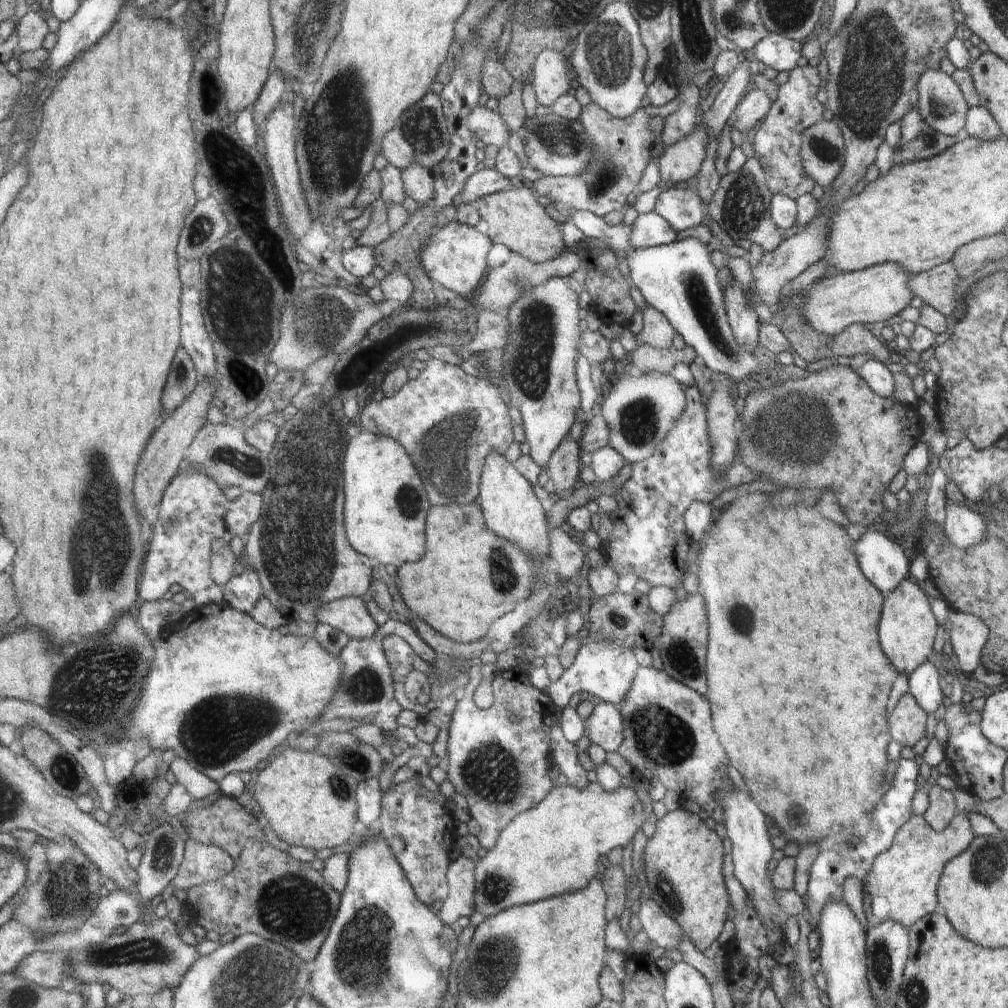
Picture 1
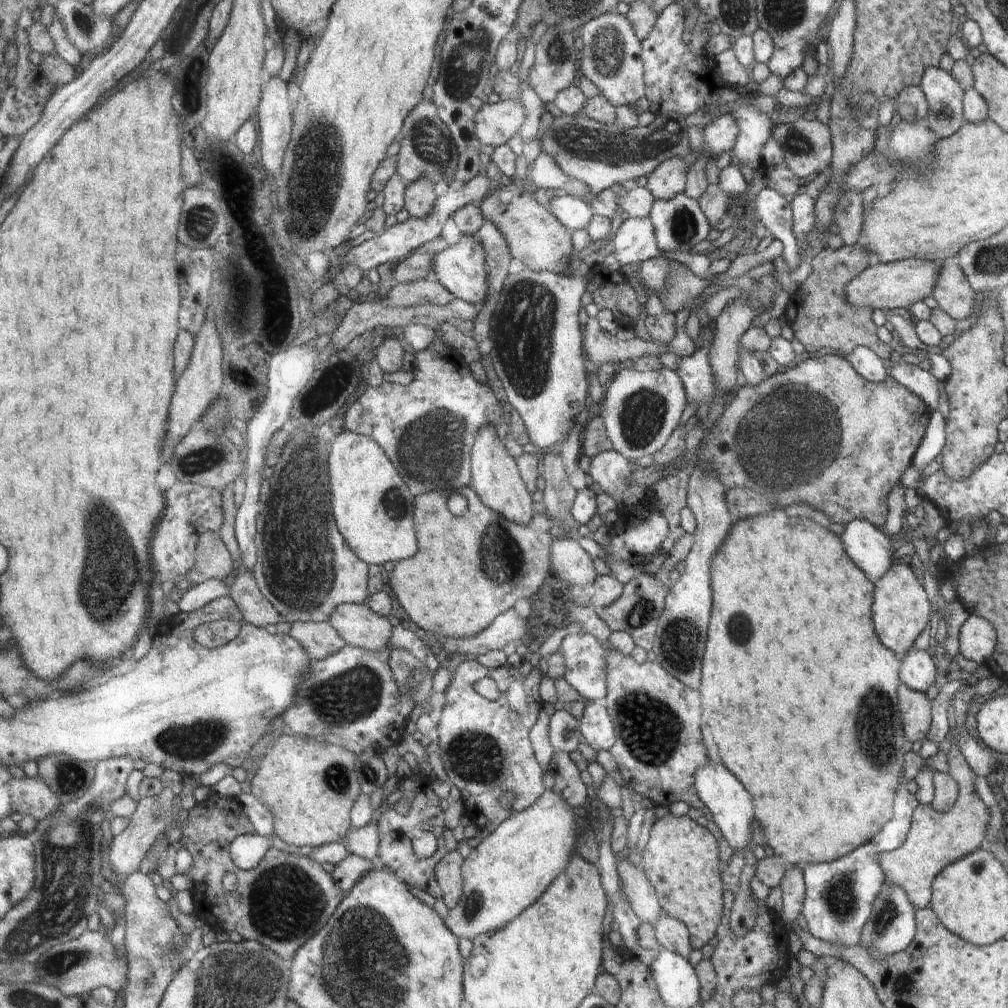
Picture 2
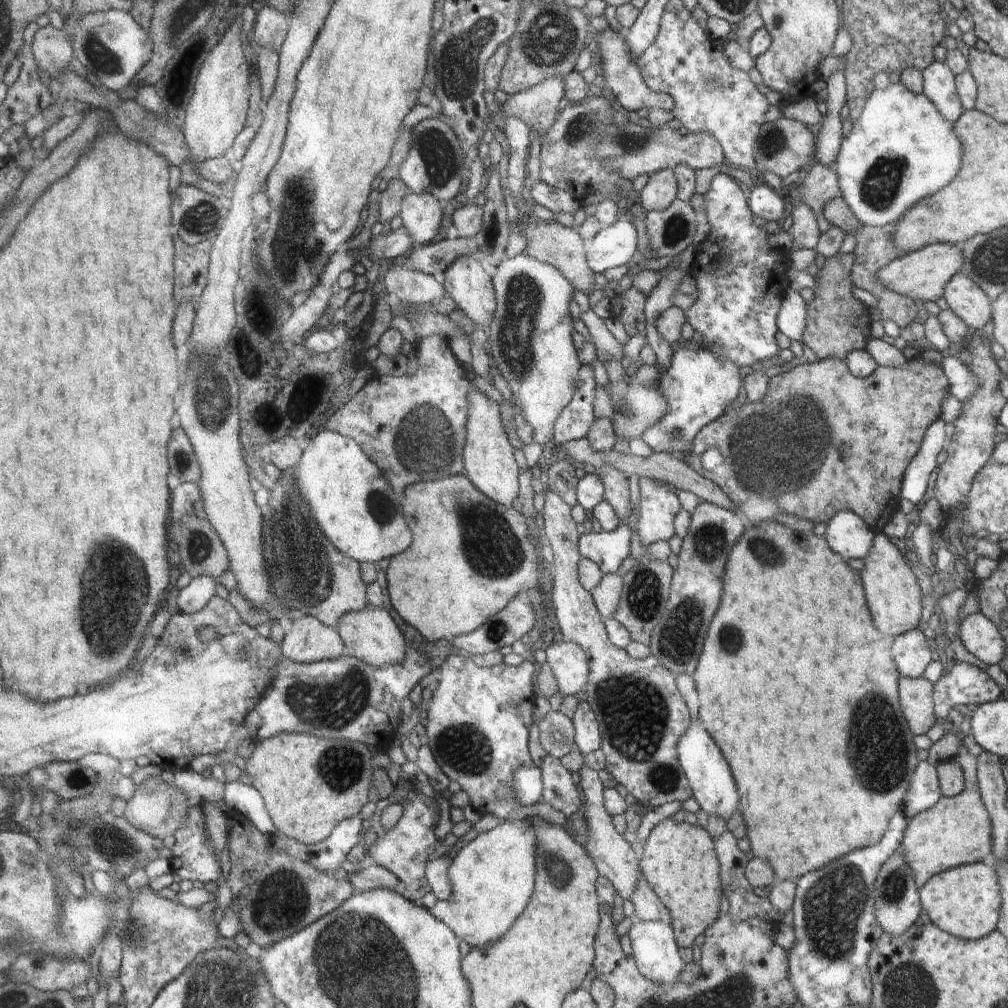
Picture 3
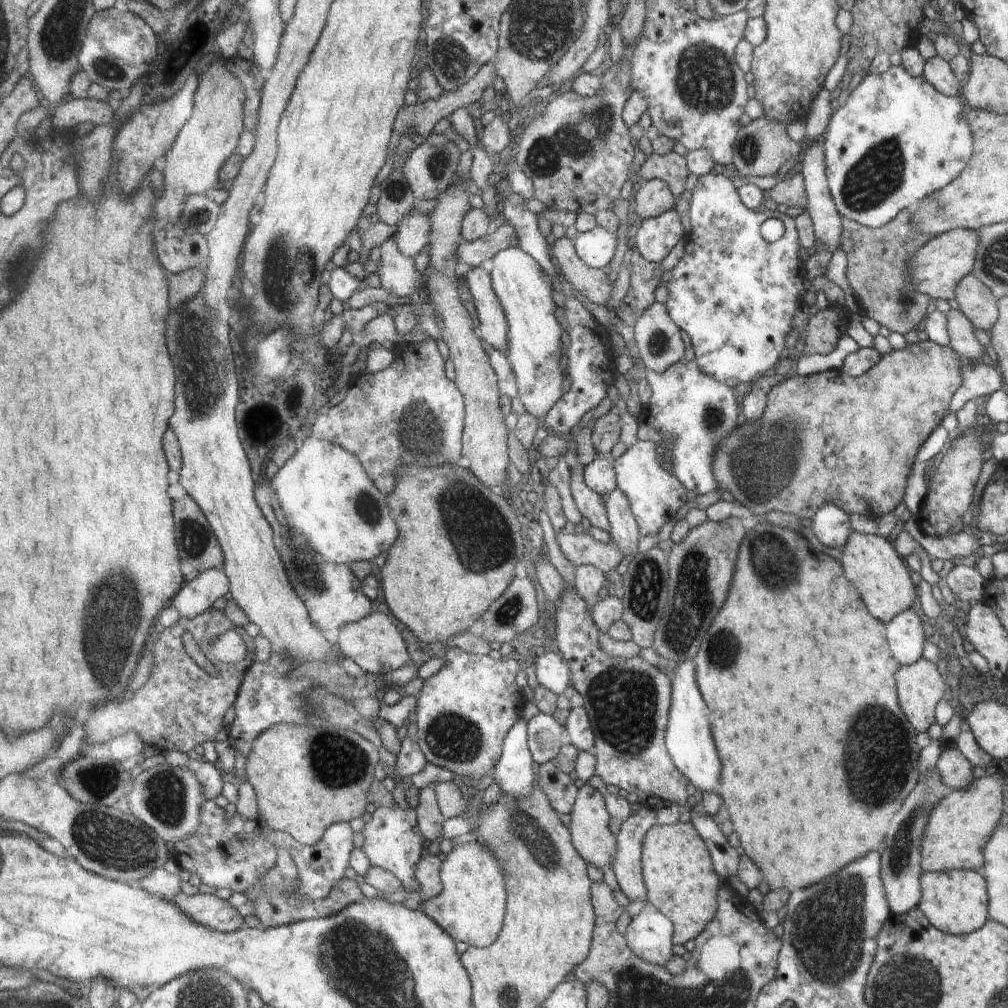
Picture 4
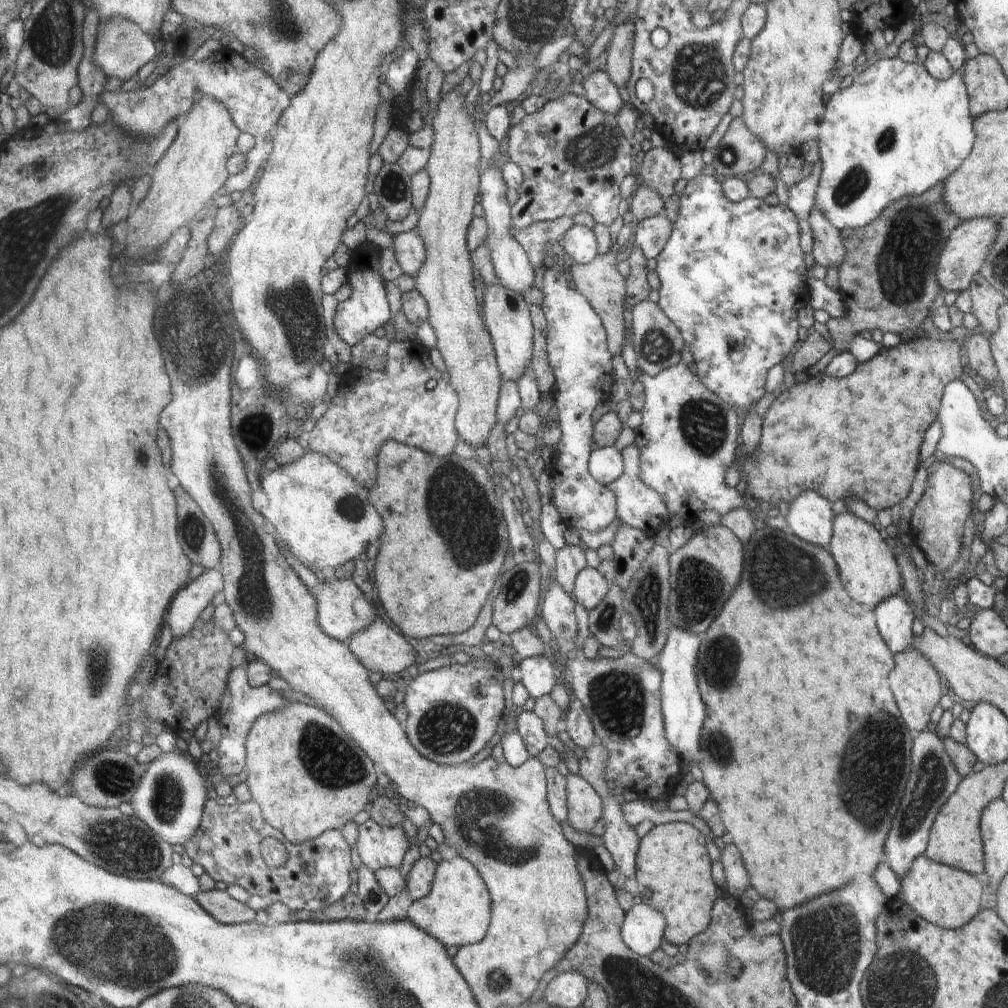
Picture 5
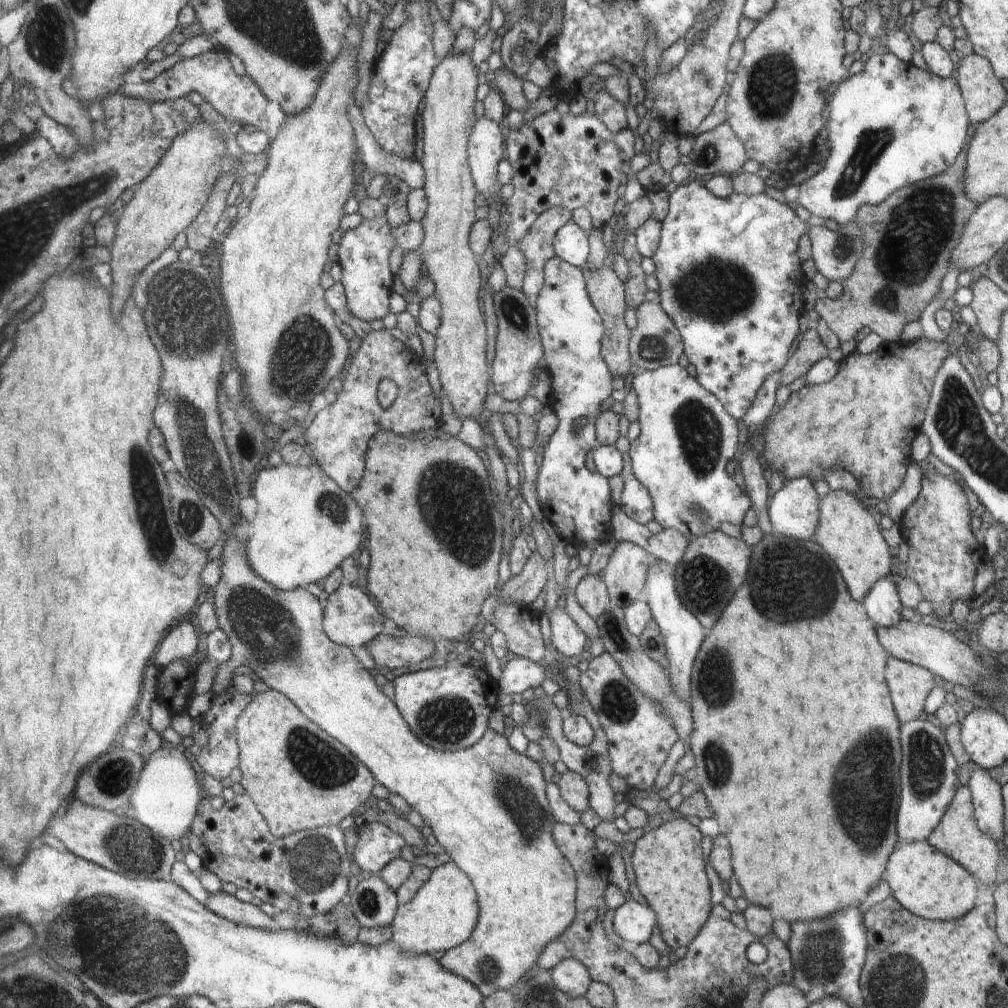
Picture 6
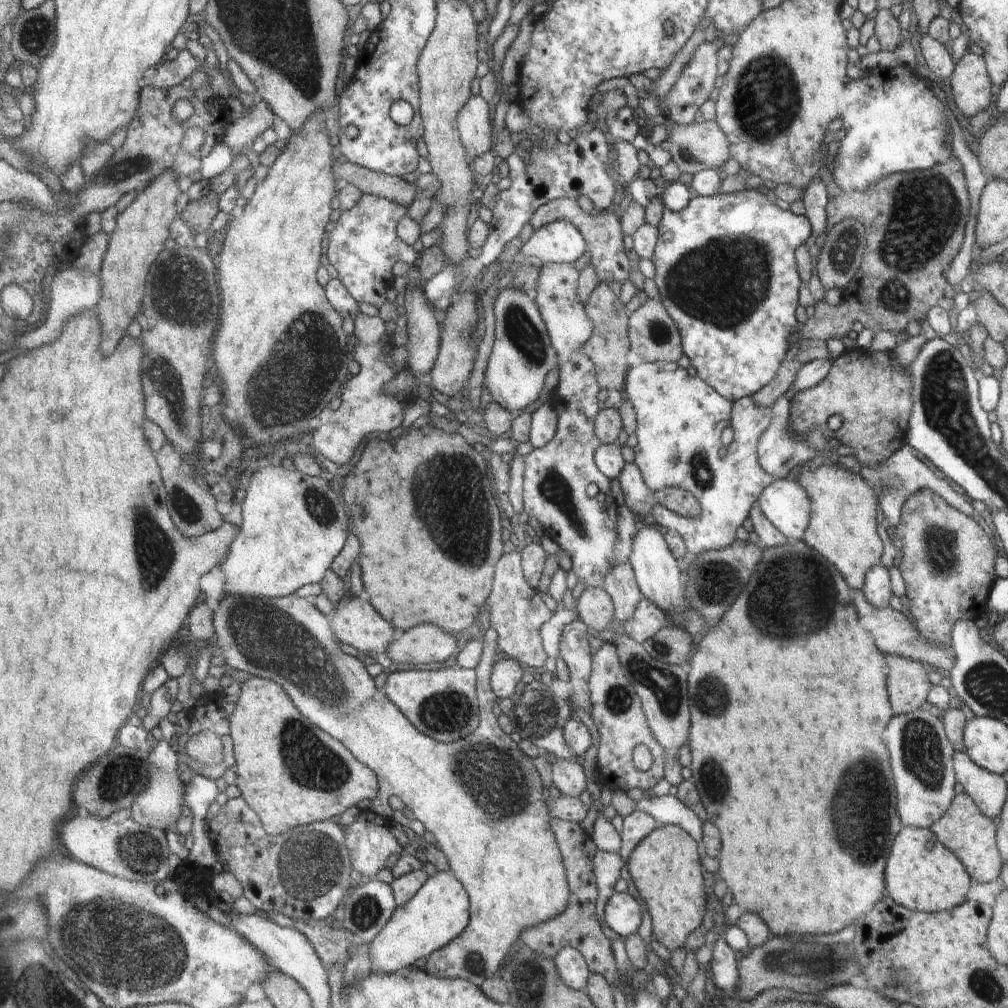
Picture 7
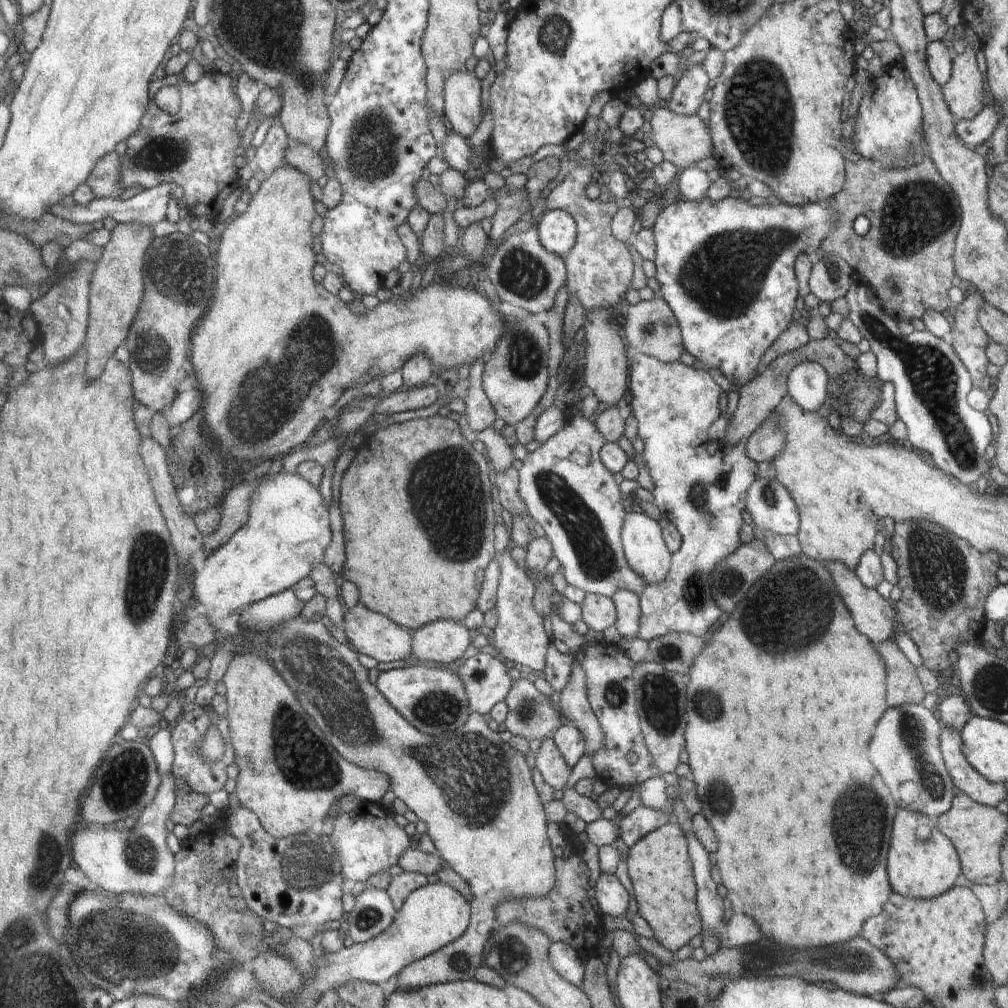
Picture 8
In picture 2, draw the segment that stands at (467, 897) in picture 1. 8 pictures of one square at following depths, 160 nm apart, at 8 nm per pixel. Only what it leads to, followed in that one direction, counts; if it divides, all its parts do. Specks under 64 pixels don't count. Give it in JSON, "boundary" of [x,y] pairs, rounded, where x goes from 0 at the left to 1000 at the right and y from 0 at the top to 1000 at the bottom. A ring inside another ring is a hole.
{"boundary":[[[450,843],[445,845],[432,862],[432,868],[438,881],[438,891],[446,904],[455,896],[459,888],[459,869],[457,868],[459,855],[460,850],[454,843]]]}

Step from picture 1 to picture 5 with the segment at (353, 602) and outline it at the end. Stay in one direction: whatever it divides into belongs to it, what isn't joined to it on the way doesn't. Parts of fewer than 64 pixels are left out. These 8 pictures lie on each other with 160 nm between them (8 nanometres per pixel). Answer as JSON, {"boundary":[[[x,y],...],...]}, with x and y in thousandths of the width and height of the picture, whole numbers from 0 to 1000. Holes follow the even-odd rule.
{"boundary":[[[377,613],[343,638],[363,665],[385,671],[400,668],[401,661],[411,659],[411,651],[414,651],[409,641],[401,637],[401,631]]]}

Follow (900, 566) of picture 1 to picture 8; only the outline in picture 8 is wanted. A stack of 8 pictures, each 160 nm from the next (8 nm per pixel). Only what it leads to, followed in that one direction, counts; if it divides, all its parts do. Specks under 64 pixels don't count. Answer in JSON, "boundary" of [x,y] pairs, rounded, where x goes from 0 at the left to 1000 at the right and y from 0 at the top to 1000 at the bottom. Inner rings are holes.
{"boundary":[[[751,473],[741,491],[746,521],[764,530],[791,531],[794,525],[792,500],[785,488],[770,475]]]}

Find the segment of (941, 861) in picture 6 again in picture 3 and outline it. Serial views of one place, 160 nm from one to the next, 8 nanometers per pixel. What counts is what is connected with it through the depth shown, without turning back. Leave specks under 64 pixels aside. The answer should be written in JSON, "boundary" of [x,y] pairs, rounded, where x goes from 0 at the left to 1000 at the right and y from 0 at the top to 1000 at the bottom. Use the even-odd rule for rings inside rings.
{"boundary":[[[982,853],[940,862],[928,867],[912,883],[916,905],[924,908],[924,914],[942,928],[953,932],[973,932],[990,921],[995,899],[995,884],[991,867]]]}

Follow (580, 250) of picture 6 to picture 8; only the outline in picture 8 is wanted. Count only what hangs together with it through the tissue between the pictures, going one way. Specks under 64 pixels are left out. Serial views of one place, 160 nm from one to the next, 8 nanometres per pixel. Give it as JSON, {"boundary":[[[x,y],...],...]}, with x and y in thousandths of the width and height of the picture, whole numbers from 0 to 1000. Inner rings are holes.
{"boundary":[[[542,208],[534,212],[534,219],[534,238],[540,246],[561,257],[572,245],[570,219],[562,208]]]}

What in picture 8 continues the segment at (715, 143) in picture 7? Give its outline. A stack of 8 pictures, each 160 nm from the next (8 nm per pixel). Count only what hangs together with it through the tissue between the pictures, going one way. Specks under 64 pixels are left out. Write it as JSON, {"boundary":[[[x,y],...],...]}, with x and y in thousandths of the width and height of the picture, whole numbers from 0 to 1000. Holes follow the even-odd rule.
{"boundary":[[[653,107],[648,112],[646,122],[641,125],[642,134],[649,141],[649,147],[657,151],[658,160],[667,161],[677,171],[681,167],[689,166],[692,159],[707,155],[709,145],[705,137],[705,129],[697,125],[692,114],[673,114],[663,107]]]}

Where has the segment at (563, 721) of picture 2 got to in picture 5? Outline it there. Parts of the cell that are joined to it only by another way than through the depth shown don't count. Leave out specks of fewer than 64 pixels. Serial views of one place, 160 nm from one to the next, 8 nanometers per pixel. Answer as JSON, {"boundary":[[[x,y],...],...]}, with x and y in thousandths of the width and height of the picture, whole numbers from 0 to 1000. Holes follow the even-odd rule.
{"boundary":[[[514,705],[512,721],[515,722],[523,745],[527,751],[534,750],[545,739],[545,728],[541,725],[538,714],[530,705]]]}

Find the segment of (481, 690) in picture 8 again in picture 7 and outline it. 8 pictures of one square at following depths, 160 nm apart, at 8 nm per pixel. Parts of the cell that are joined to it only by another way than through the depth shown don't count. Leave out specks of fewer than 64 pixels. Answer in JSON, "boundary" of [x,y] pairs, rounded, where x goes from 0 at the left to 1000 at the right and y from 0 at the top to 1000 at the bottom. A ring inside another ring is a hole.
{"boundary":[[[496,650],[488,662],[485,678],[494,692],[507,691],[512,685],[512,679],[518,675],[521,668],[512,654]]]}

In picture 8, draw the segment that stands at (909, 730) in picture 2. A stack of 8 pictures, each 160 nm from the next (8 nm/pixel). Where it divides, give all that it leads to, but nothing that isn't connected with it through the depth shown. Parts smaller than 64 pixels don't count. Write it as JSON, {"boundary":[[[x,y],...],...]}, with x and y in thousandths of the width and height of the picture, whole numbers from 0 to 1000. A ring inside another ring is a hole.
{"boundary":[[[887,634],[873,637],[868,643],[881,657],[881,701],[901,698],[914,699],[917,694],[916,679],[913,679],[907,661],[894,647]]]}

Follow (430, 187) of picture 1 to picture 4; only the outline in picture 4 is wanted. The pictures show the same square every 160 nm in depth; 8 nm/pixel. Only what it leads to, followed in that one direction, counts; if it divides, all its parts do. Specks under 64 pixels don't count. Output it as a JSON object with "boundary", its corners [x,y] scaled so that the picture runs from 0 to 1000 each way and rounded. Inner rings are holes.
{"boundary":[[[409,206],[397,217],[391,235],[397,250],[411,256],[428,240],[428,230],[428,214]]]}

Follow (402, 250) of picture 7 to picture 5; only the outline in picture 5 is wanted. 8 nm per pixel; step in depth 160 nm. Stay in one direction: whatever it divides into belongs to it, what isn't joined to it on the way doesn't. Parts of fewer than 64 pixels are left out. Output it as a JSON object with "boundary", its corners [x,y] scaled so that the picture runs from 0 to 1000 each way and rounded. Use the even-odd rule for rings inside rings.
{"boundary":[[[363,240],[361,244],[349,249],[349,258],[344,263],[346,268],[346,280],[348,284],[348,295],[341,300],[335,301],[332,314],[330,315],[330,325],[333,331],[350,344],[354,342],[361,334],[370,332],[375,323],[381,323],[387,317],[387,306],[383,300],[383,291],[381,282],[376,271],[375,244]]]}

